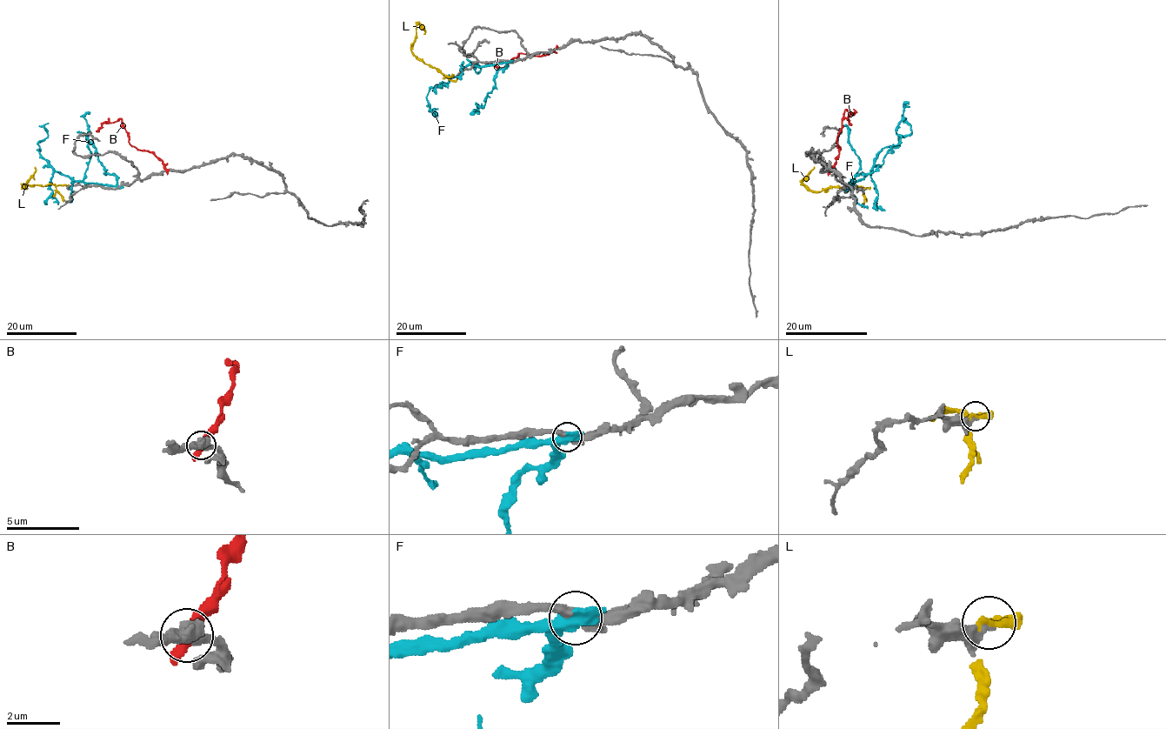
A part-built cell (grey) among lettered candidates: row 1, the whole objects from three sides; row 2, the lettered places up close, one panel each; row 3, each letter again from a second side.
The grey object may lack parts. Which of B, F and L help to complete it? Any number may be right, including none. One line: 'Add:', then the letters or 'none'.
Add: L

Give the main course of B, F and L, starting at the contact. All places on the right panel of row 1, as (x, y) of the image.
B: (829, 170), (840, 150), (836, 140), (845, 110), (853, 114), (848, 117), (850, 125)
F: (846, 190), (872, 171), (878, 153), (889, 146), (896, 146), (898, 137), (911, 132), (911, 125), (902, 114)
L: (866, 188), (829, 186), (819, 191), (811, 191), (802, 180), (814, 167)

